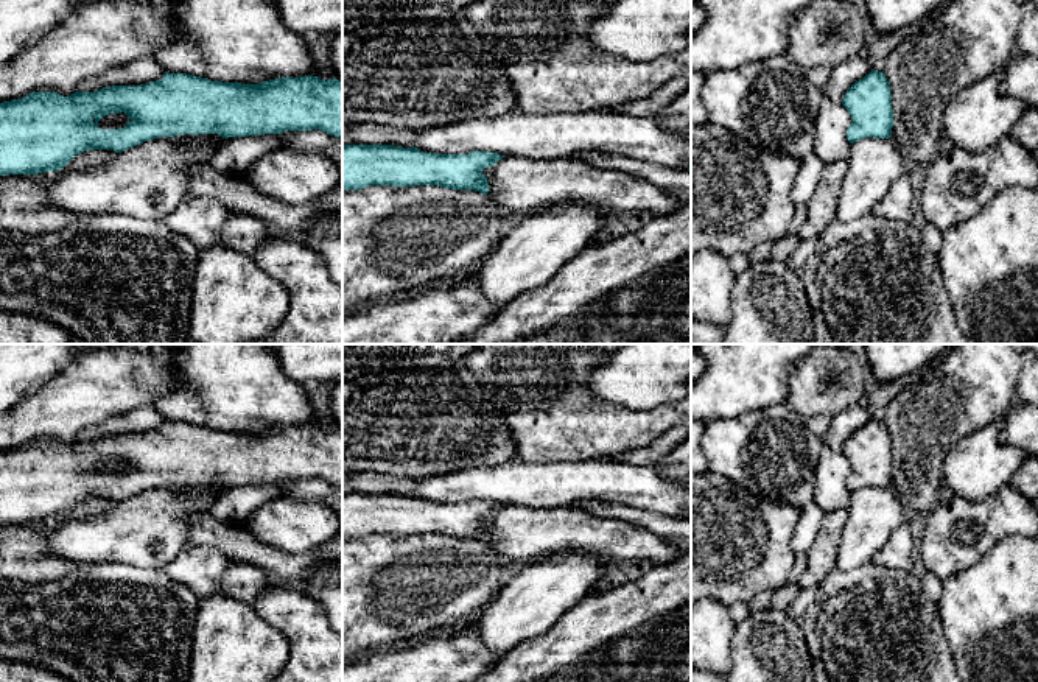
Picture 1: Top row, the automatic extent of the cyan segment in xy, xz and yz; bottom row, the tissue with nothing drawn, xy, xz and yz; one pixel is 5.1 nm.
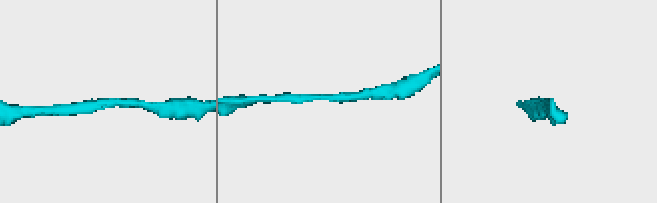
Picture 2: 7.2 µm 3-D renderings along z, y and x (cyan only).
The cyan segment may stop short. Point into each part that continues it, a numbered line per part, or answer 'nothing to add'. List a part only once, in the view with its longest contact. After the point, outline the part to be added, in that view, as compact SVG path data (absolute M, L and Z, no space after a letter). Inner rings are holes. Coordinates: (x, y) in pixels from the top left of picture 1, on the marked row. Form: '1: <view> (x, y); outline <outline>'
nothing to add

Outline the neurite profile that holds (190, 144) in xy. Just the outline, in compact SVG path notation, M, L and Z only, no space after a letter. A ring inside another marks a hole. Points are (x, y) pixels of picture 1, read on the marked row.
M182 134L177 135L179 146L187 153L187 154L195 154L198 149L207 148L210 143L215 140L223 139L219 134Z

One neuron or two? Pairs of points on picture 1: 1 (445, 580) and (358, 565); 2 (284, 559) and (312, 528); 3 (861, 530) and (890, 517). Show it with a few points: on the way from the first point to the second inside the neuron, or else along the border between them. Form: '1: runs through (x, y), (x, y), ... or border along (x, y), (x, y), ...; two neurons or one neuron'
1: runs through (424, 580), (380, 580); one neuron
2: border along (257, 537), (293, 553), (304, 553), (324, 544); two neurons
3: runs through (869, 523), (875, 517), (883, 517); one neuron

